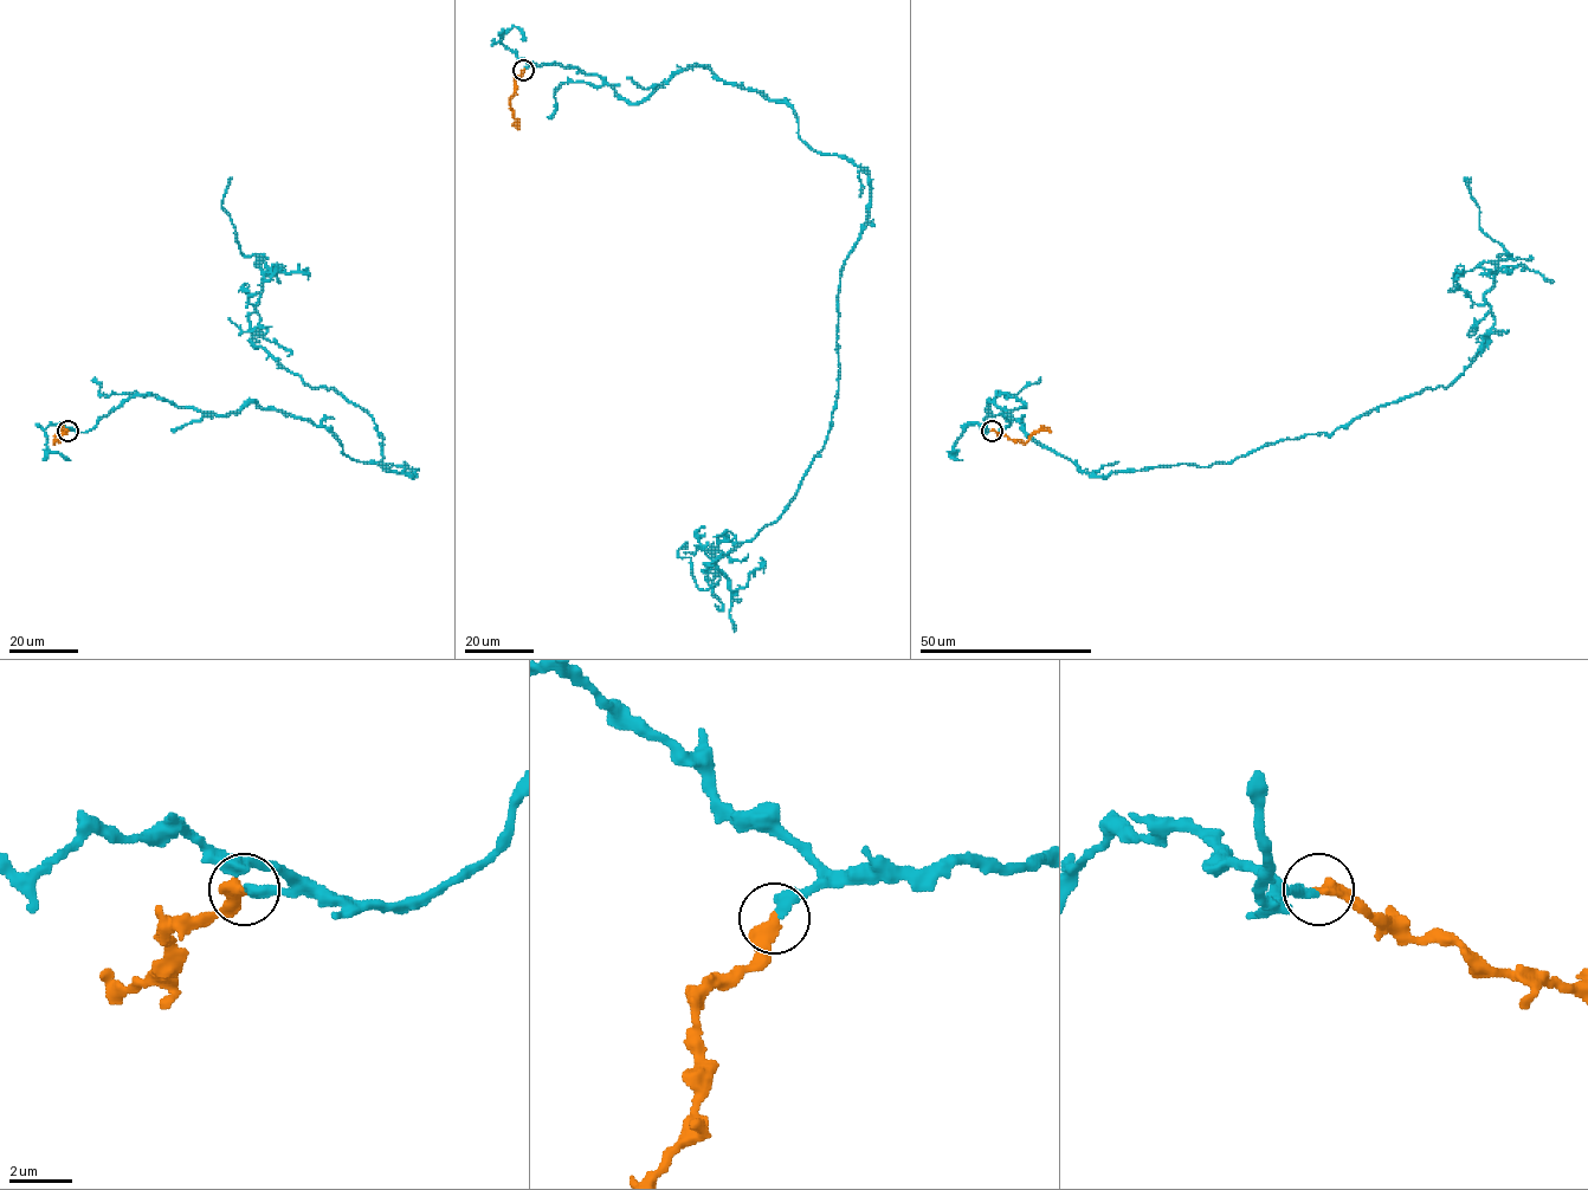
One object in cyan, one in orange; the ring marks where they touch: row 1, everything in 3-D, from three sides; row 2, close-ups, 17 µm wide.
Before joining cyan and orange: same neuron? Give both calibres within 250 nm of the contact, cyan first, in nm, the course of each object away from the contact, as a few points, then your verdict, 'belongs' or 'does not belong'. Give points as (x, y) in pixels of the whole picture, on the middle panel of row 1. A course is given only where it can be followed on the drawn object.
320 nm thick on the cyan side, 440 nm on the other; cyan runs (523, 70), (631, 103), (708, 68), (869, 179), (825, 445), (714, 587), (686, 543); orange runs (523, 70), (515, 79), (510, 99), (518, 129); belongs

